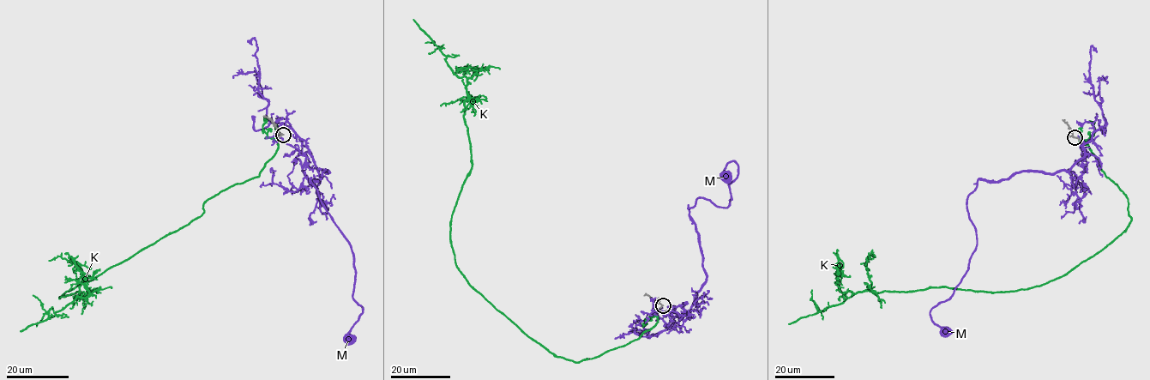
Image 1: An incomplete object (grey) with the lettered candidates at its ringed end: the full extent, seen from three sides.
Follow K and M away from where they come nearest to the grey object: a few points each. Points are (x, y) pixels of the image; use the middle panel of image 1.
K: (658, 310), (639, 337), (574, 362), (468, 283), (449, 232), (472, 165), (466, 78), (413, 20)
M: (659, 310), (687, 316), (706, 272), (689, 208), (699, 197), (728, 206), (733, 160), (724, 170), (730, 183)

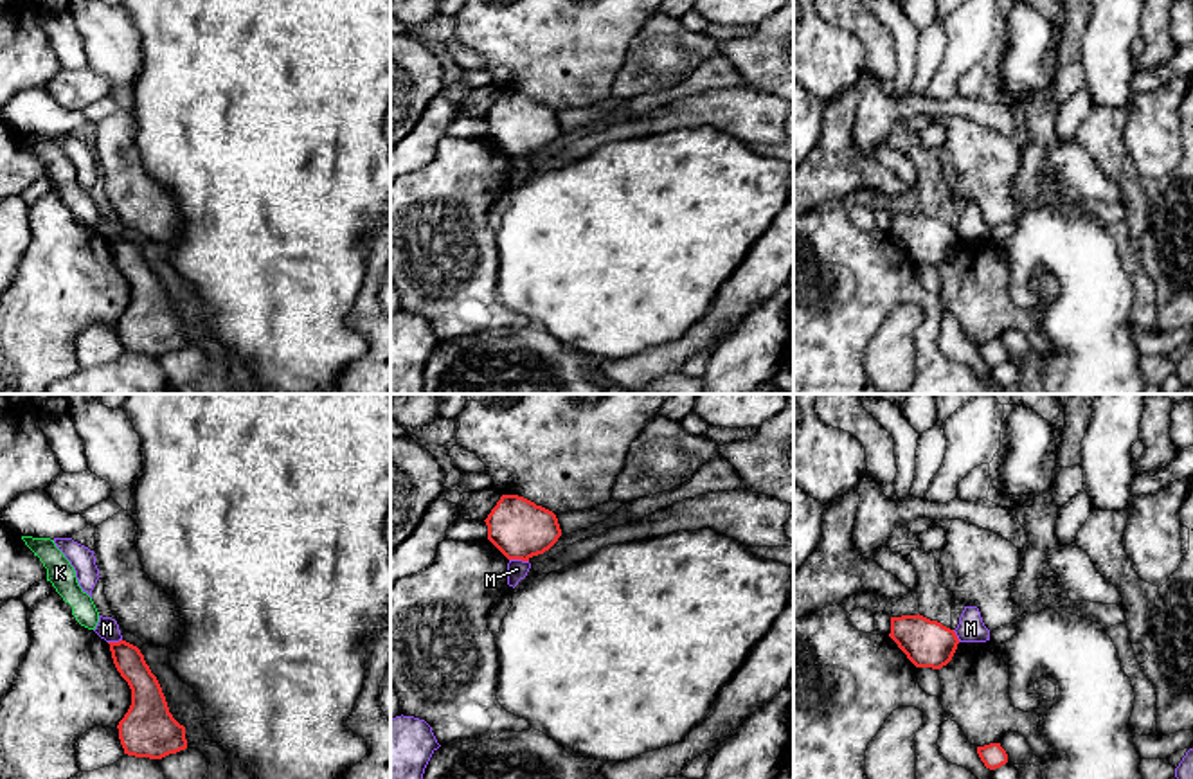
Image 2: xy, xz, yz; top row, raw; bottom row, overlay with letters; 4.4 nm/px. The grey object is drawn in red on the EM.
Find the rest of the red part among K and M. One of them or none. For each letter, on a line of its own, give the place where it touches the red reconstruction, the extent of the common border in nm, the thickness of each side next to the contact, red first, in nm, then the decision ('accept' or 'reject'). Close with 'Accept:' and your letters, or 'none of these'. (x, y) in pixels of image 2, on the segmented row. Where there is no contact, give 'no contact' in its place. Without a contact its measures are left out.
K: no contact | reject
M: xz (519, 558) | 90 nm | 260/90 nm | reject
Accept: none of these

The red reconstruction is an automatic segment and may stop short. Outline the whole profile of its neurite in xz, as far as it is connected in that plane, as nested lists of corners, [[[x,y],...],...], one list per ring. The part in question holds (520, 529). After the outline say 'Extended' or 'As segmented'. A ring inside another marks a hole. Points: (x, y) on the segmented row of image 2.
[[[502,495],[484,522],[488,540],[507,560],[529,561],[549,551],[561,536],[552,511],[518,495]]]. As segmented

